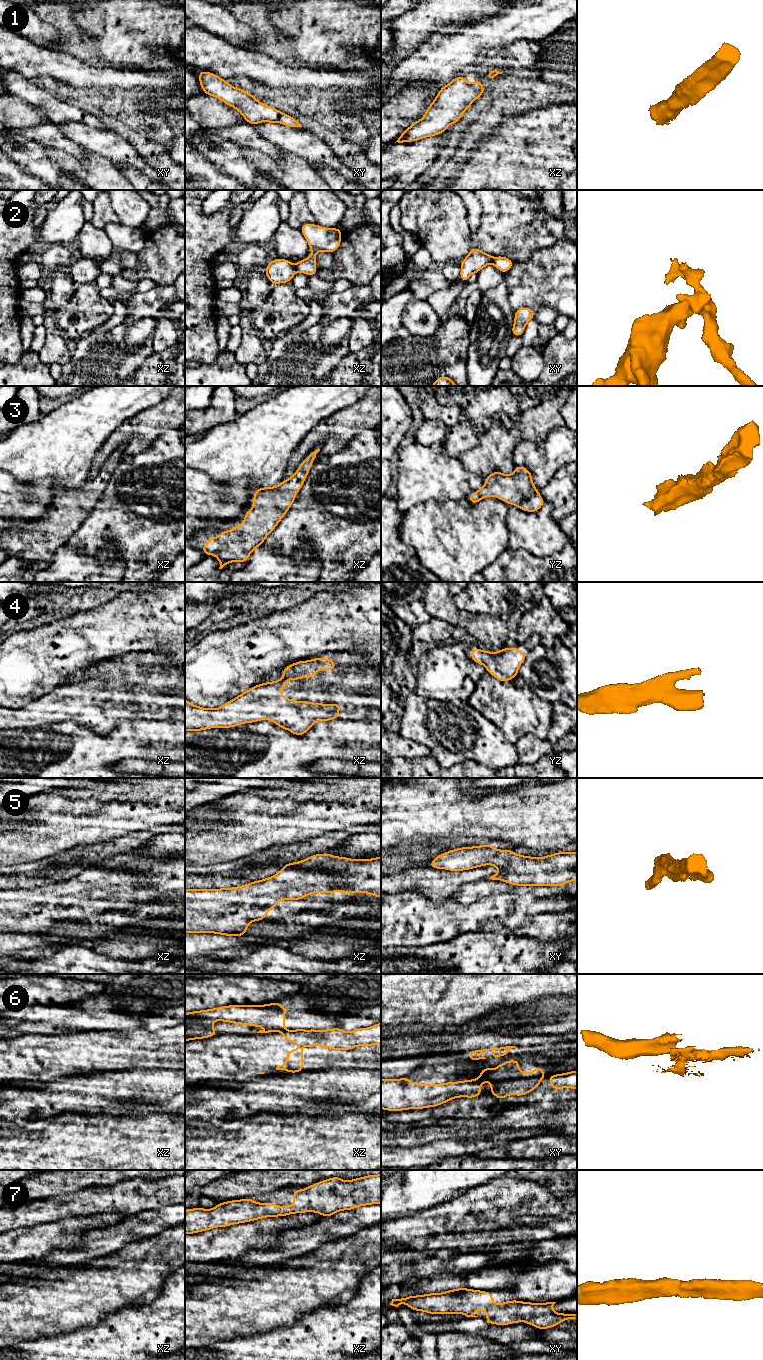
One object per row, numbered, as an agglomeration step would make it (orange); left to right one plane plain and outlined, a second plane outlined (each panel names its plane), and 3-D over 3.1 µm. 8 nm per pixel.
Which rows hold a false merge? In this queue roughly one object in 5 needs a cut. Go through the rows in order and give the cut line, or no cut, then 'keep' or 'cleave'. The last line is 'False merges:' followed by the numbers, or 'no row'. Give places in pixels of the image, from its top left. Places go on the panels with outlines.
1: cut none; keep
2: cut xz (294, 265), (297, 270); cleave
3: cut none; keep
4: cut none; keep
5: cut none; keep
6: cut xy (474, 1079), (481, 1083); cleave
7: cut none; keep
False merges: 2, 6

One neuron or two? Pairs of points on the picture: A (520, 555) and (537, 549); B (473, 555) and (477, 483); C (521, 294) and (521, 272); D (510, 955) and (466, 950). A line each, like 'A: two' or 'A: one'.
A: two
B: two
C: one
D: one

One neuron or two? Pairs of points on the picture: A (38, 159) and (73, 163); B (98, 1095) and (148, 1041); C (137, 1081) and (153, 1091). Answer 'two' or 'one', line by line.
A: two
B: two
C: one

